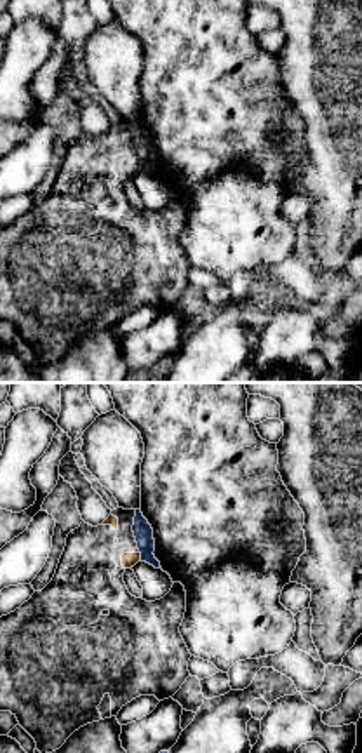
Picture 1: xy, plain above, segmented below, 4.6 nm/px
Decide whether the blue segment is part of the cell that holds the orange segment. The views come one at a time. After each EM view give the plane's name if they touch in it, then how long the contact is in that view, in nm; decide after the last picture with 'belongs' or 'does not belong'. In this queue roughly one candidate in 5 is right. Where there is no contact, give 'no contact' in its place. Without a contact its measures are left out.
meets orange in xy; contact 50 nm long

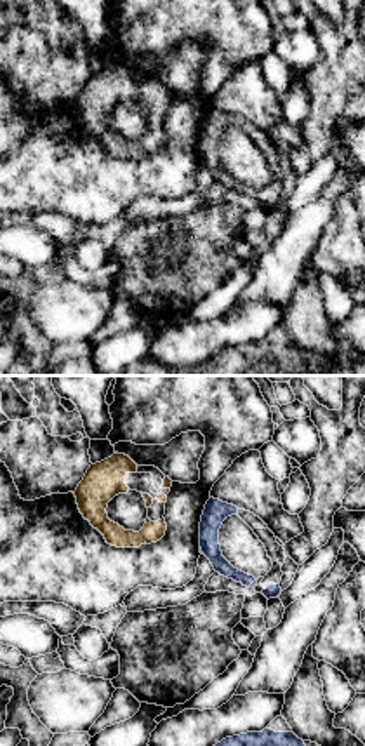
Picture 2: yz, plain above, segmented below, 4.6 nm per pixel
meets orange in yz; contact 30 nm long

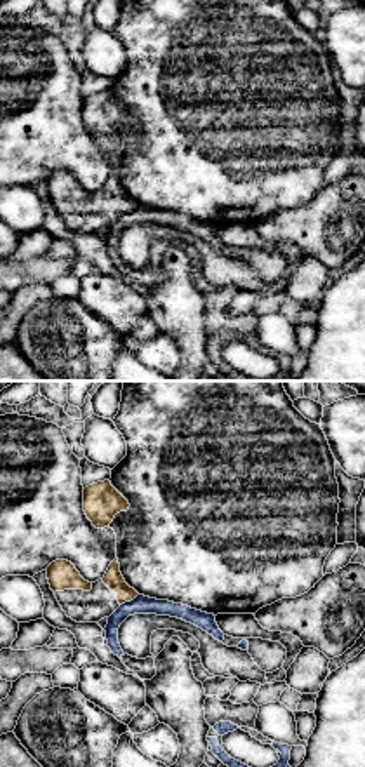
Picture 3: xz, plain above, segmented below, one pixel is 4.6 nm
meets orange in xz; contact 110 nm long

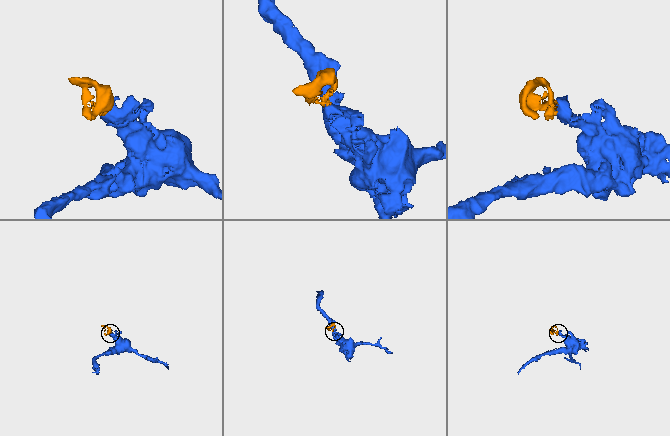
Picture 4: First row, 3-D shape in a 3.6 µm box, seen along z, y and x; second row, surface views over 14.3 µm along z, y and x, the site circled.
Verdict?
does not belong

